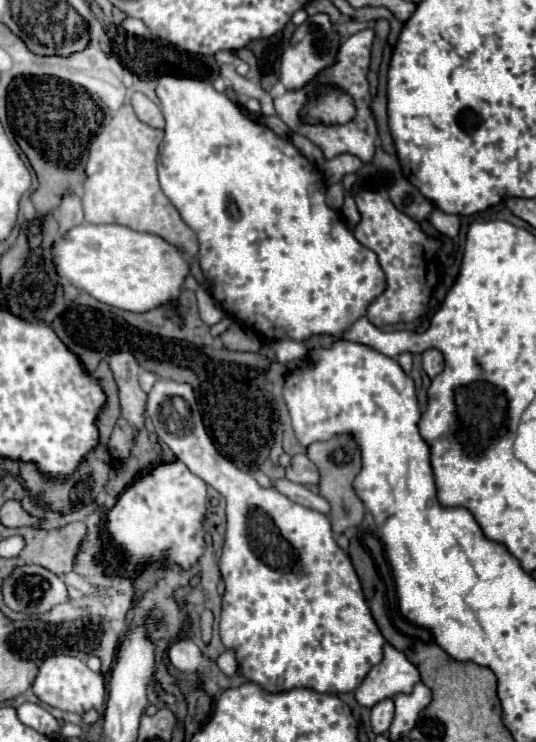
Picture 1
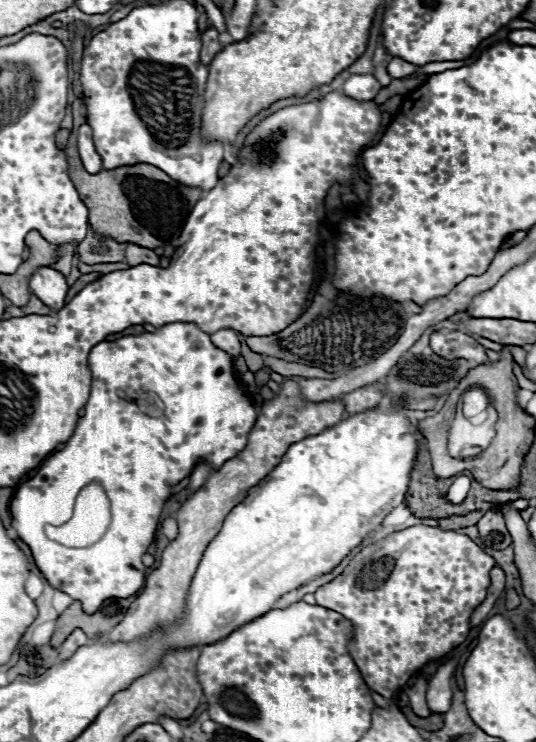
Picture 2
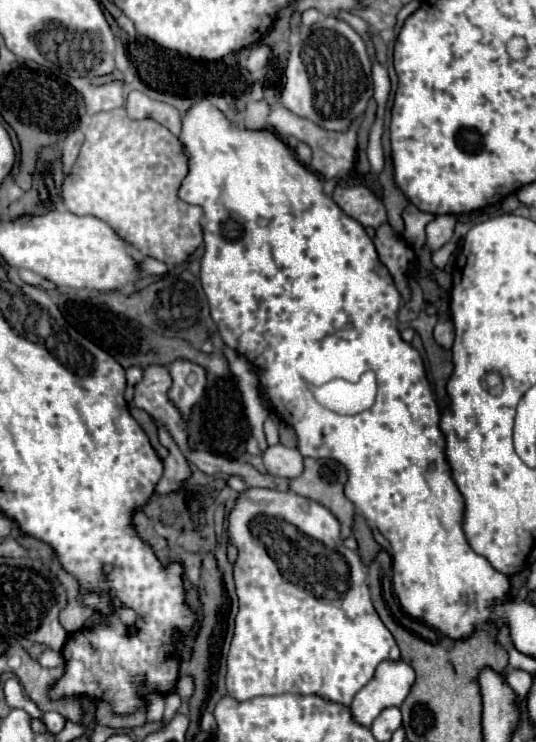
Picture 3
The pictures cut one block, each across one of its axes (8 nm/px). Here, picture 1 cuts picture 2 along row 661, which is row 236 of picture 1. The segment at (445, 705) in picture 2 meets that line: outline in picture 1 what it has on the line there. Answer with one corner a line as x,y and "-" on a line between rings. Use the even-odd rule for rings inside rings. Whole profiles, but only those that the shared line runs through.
438,208
432,212
430,222
434,224
436,230
440,230
442,234
446,234
446,236
450,236
450,238
454,238
454,236
458,234
458,230
460,230
460,220
458,220
458,216
456,216
456,214
444,214
444,212
440,212

